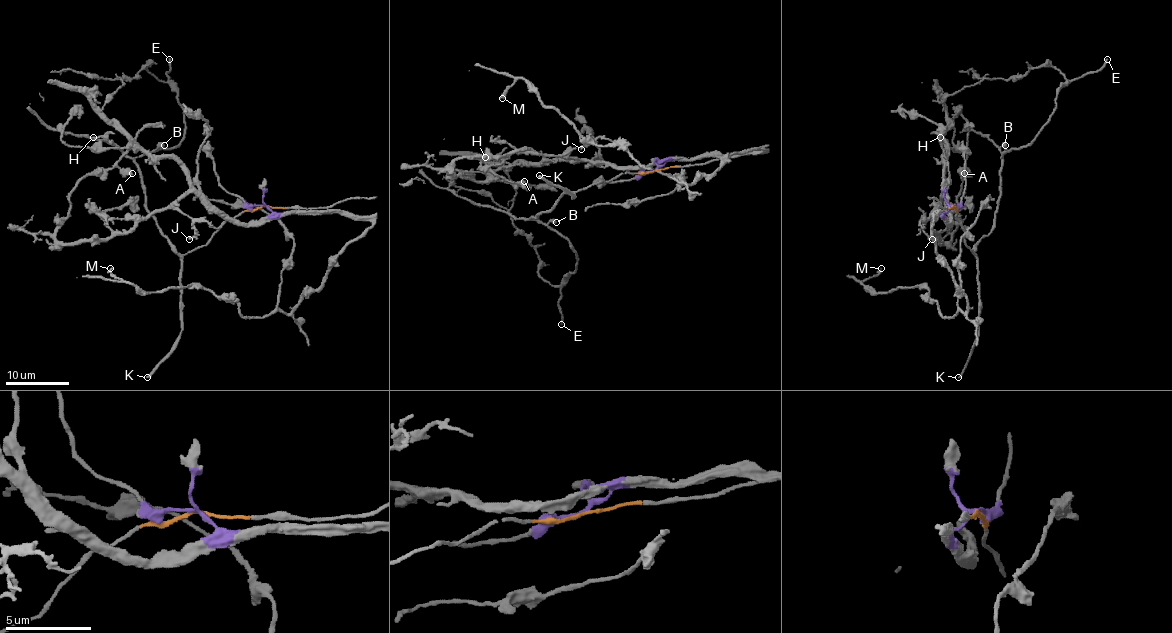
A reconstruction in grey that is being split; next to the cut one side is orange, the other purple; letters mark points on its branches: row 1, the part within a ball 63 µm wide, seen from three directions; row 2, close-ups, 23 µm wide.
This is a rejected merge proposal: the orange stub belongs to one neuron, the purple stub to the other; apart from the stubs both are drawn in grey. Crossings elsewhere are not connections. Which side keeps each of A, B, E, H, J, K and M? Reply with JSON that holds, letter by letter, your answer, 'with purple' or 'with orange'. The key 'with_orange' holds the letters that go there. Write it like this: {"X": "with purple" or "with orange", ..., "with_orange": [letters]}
{"A": "with purple", "B": "with orange", "E": "with orange", "H": "with purple", "J": "with purple", "K": "with orange", "M": "with purple", "with_orange": ["B", "E", "K"]}

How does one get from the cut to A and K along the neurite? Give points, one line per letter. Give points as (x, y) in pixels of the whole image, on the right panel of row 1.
A: (953, 206), (943, 214), (950, 223), (943, 193), (932, 222), (940, 242), (951, 238), (964, 174)
K: (953, 206), (964, 231), (966, 244), (977, 258), (978, 332), (970, 358), (958, 377)

